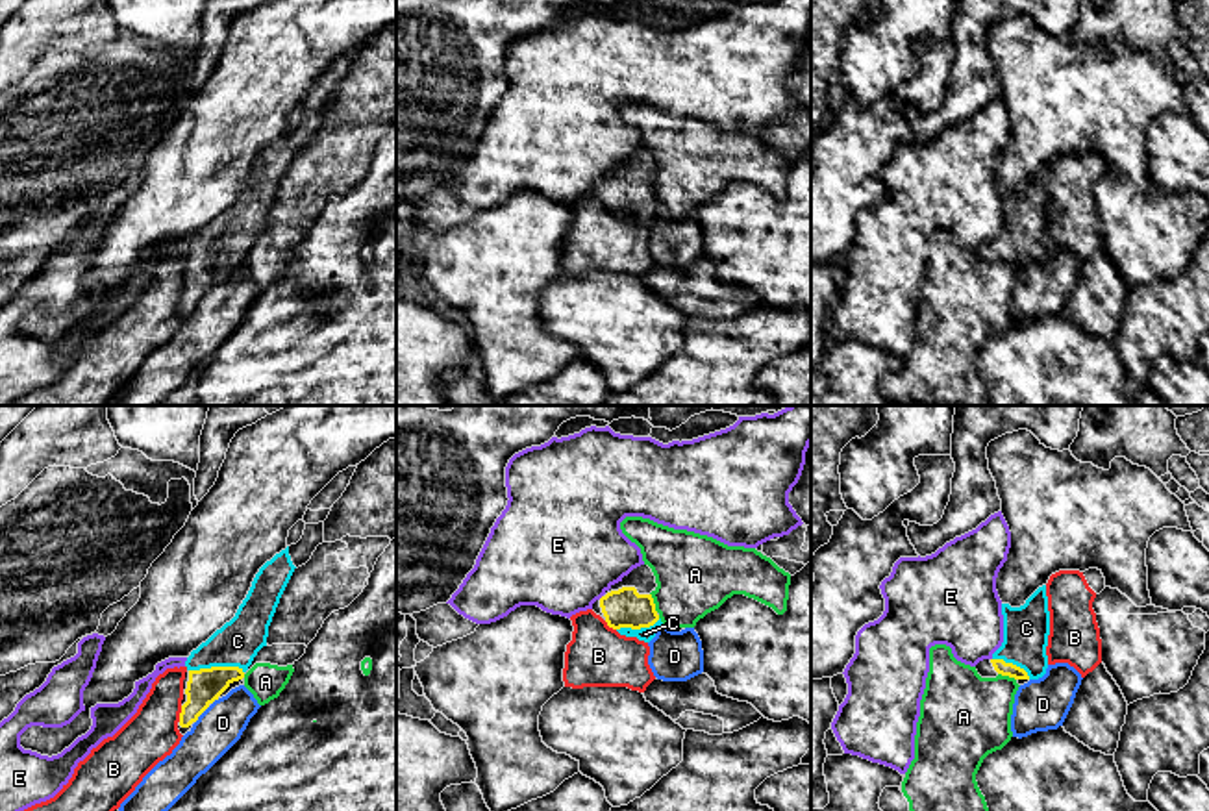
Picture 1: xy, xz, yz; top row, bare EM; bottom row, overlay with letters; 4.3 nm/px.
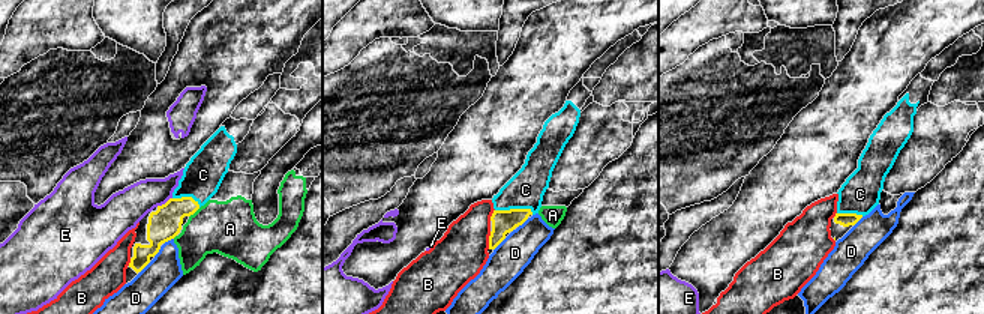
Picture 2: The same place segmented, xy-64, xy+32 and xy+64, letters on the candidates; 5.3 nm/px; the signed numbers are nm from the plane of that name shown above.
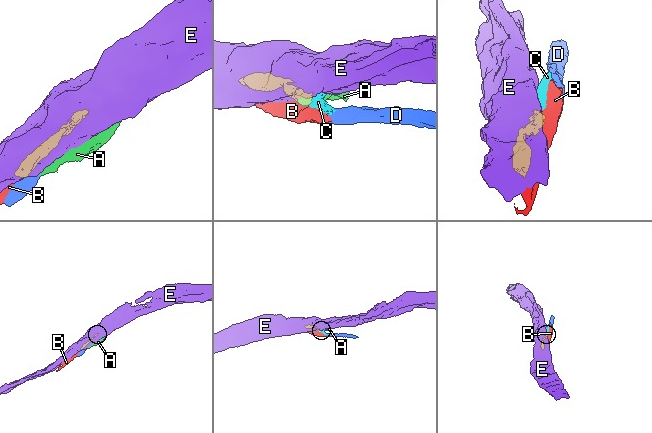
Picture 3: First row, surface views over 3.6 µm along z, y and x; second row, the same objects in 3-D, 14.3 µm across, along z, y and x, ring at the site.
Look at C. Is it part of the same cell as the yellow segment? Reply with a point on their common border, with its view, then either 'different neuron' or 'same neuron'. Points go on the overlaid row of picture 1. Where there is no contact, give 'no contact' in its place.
meets yellow in xy at (215, 667); same neuron

